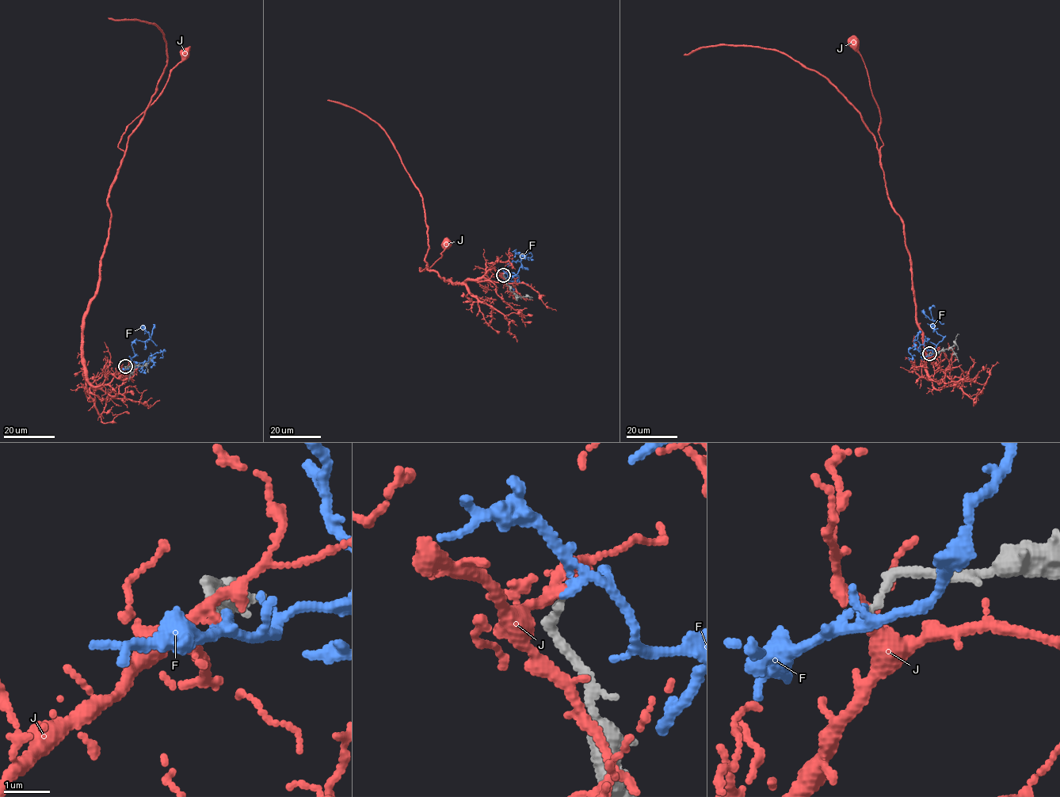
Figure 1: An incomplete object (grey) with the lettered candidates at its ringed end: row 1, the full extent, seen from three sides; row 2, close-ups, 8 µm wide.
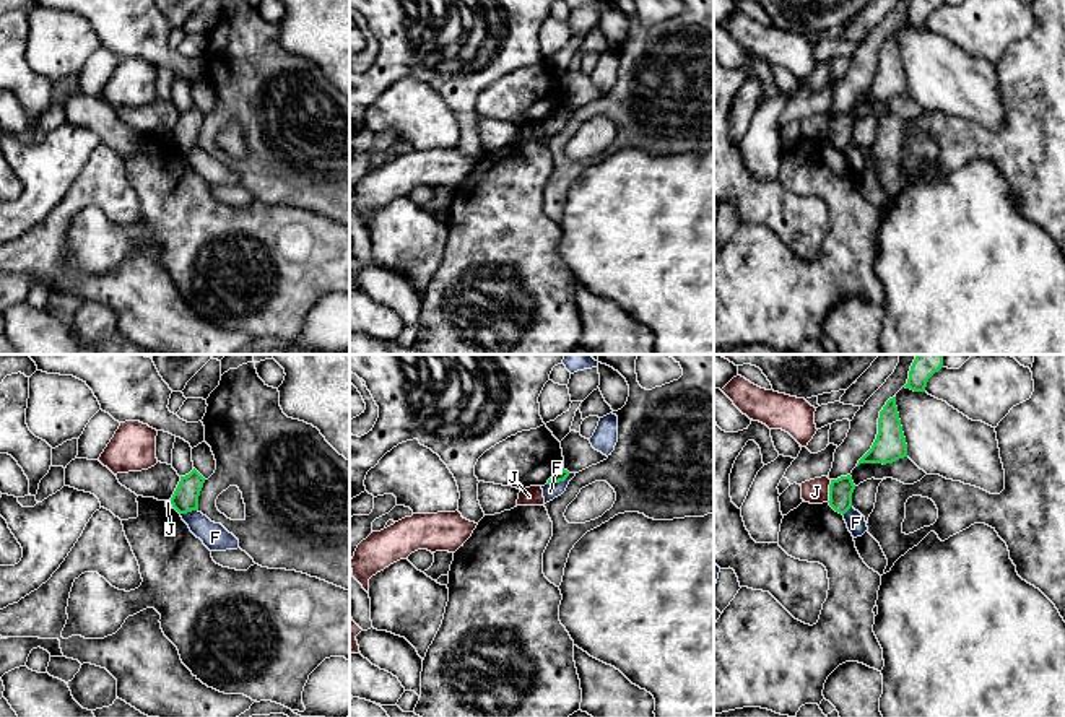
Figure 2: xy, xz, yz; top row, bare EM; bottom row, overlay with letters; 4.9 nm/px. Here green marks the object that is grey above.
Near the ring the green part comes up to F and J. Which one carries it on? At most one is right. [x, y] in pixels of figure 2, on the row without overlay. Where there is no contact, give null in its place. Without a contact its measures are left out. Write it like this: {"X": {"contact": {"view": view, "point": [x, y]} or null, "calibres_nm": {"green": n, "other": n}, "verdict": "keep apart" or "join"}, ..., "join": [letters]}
{"F": {"contact": {"view": "xz", "point": [558, 117]}, "calibres_nm": {"green": 60, "other": 80}, "verdict": "keep apart"}, "J": {"contact": {"view": "yz", "point": [830, 127]}, "calibres_nm": {"green": 120, "other": 130}, "verdict": "keep apart"}, "join": []}

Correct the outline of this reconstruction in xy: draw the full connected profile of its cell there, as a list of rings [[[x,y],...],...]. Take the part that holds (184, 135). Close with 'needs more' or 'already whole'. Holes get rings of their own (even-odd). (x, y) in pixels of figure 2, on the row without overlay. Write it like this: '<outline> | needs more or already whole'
[[[193,104],[189,111],[180,112],[180,117],[171,133],[172,143],[179,150],[198,146],[198,132],[205,114]]] | already whole

